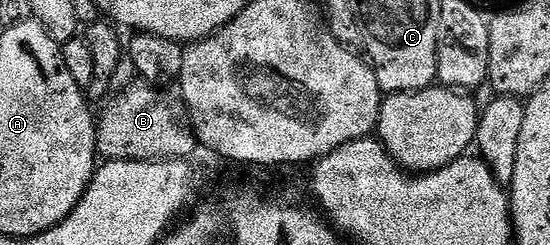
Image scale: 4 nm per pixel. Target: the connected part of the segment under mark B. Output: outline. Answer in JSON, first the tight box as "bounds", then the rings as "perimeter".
{"bounds":[96,83,198,160],"perimeter":[[[135,83],[114,98],[96,125],[97,149],[103,160],[188,159],[198,149],[189,111],[177,92],[153,84]]]}

